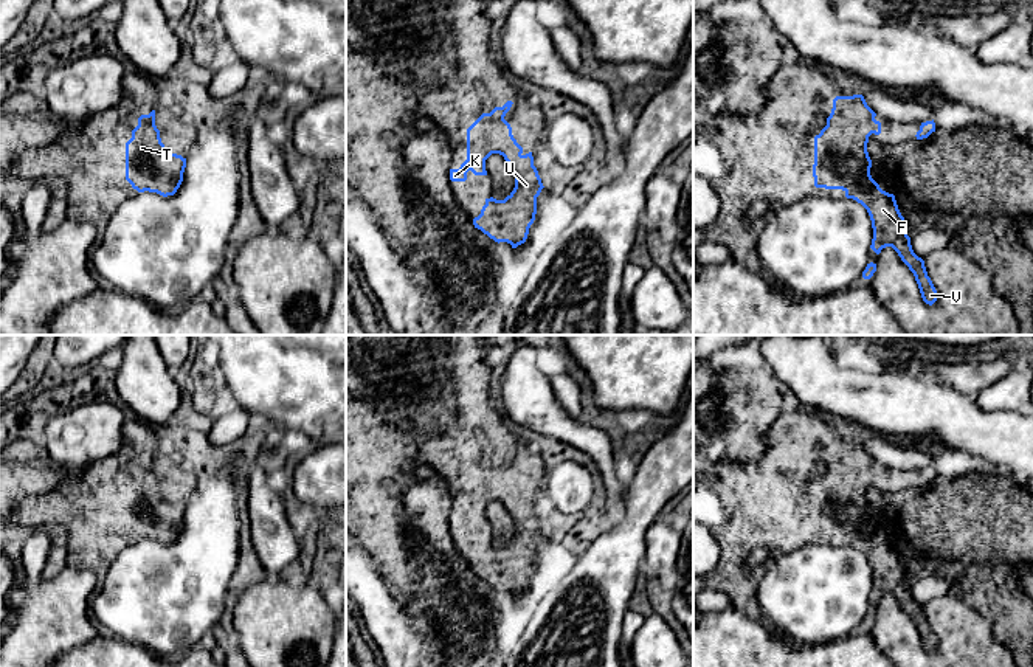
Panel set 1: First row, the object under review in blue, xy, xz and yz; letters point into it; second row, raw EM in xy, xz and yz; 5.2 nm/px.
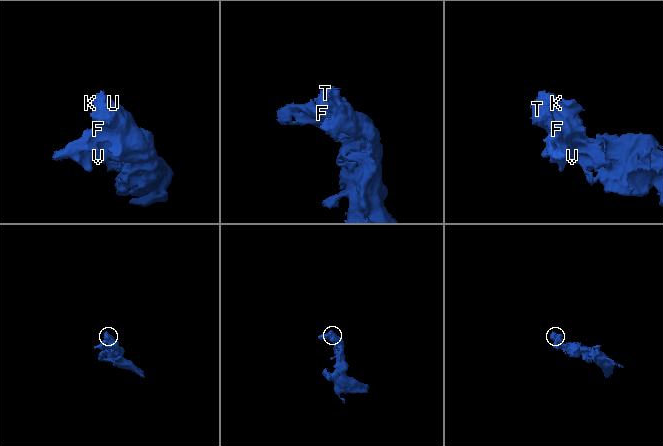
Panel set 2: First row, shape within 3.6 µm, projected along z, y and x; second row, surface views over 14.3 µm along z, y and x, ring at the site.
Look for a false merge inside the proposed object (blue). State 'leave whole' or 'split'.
leave whole

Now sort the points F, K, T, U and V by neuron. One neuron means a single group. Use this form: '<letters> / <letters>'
F K T U V

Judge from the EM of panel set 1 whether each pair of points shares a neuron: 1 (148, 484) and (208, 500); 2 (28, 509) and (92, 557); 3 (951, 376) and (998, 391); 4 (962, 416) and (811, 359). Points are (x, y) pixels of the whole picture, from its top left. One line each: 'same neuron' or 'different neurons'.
1: different neurons
2: same neuron
3: different neurons
4: same neuron

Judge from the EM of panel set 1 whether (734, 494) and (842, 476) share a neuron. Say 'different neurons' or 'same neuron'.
same neuron

